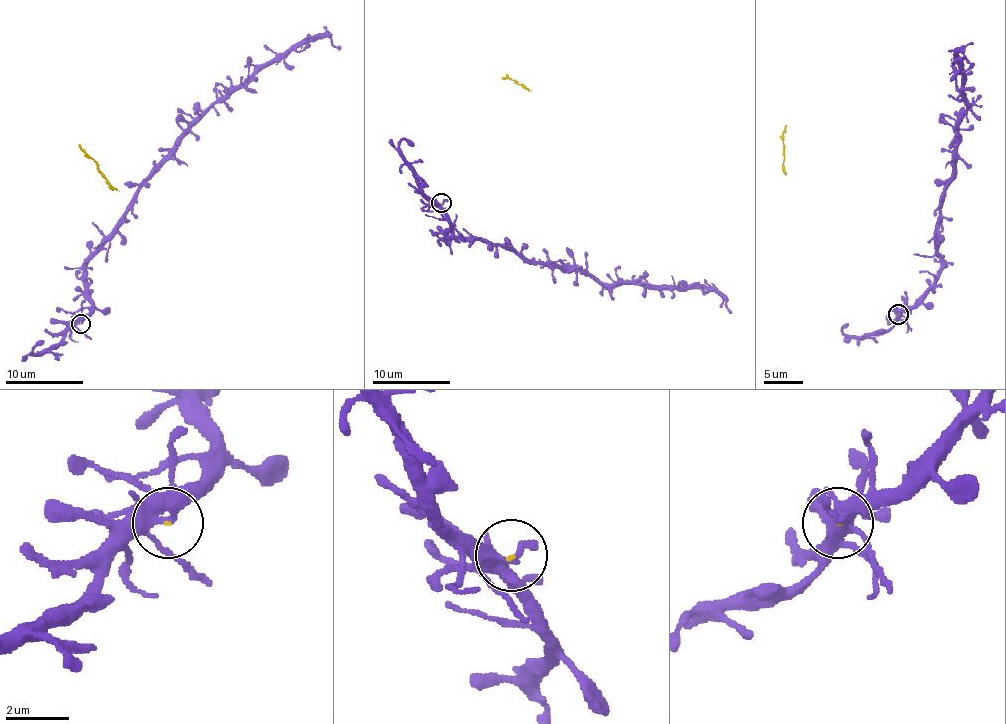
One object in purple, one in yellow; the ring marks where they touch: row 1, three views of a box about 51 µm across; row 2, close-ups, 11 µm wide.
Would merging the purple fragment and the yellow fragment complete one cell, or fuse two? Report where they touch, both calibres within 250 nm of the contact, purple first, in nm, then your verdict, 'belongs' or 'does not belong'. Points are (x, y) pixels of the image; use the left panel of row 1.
(80, 324) | 300/50 nm | belongs

